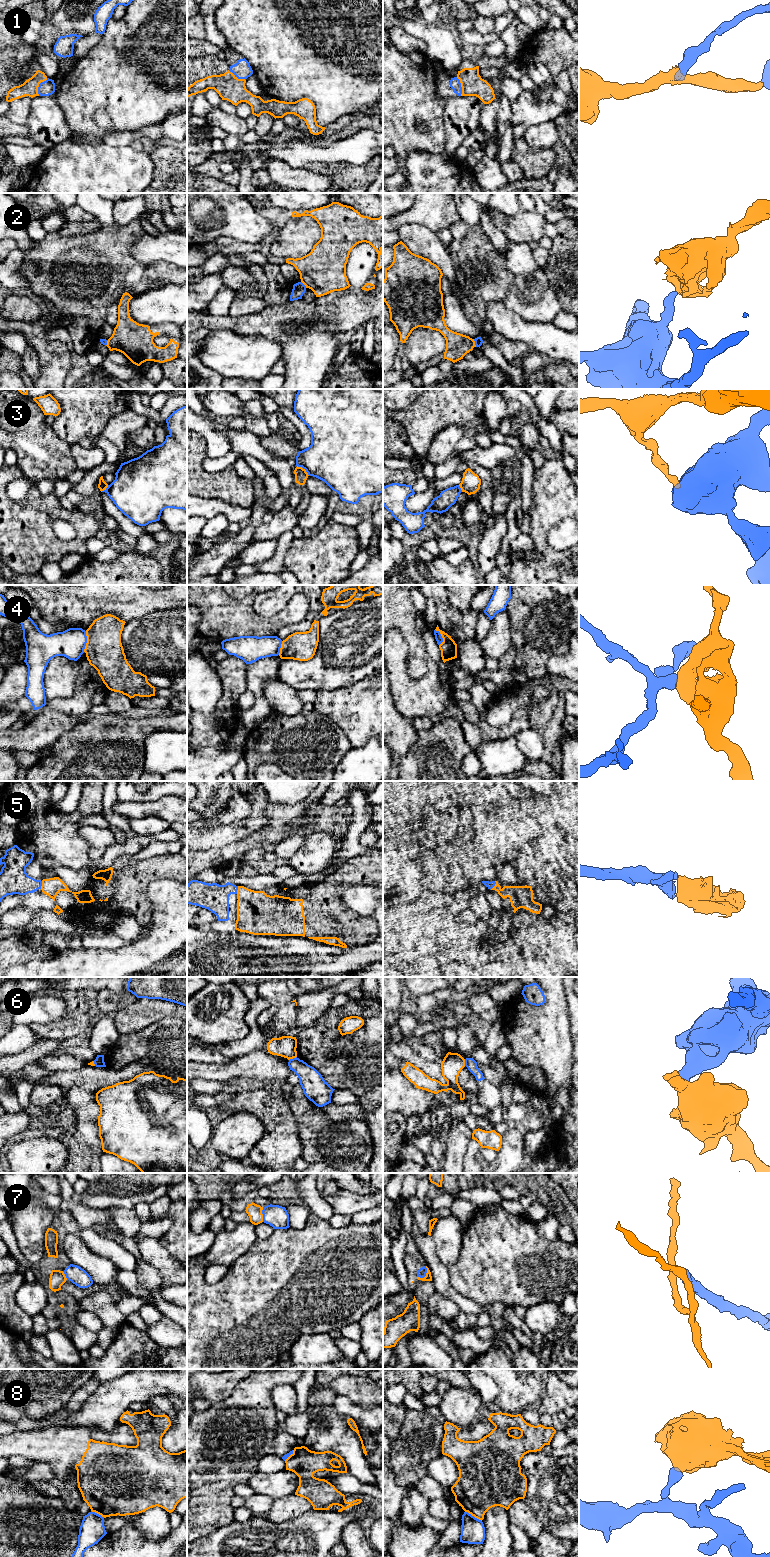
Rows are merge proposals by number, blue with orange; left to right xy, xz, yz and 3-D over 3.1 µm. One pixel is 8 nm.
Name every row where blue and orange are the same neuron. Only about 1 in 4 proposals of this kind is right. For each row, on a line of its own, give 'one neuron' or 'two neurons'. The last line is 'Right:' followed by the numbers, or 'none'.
1: one neuron
2: two neurons
3: two neurons
4: two neurons
5: one neuron
6: two neurons
7: two neurons
8: two neurons
Right: 1, 5

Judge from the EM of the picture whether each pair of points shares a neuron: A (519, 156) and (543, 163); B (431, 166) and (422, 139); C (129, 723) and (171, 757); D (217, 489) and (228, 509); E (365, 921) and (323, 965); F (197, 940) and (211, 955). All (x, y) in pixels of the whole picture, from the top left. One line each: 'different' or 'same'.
A: same
B: different
C: different
D: different
E: different
F: same

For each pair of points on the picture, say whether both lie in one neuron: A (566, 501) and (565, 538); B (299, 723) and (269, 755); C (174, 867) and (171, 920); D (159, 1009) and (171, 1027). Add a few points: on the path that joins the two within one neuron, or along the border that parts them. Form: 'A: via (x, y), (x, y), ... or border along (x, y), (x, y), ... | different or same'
A: border along (568, 517), (562, 518), (547, 532) | different
B: via (292, 731), (276, 747) | same
C: border along (176, 880), (161, 878), (155, 879), (150, 883) | different
D: border along (176, 1016), (164, 1016), (143, 1028) | different

